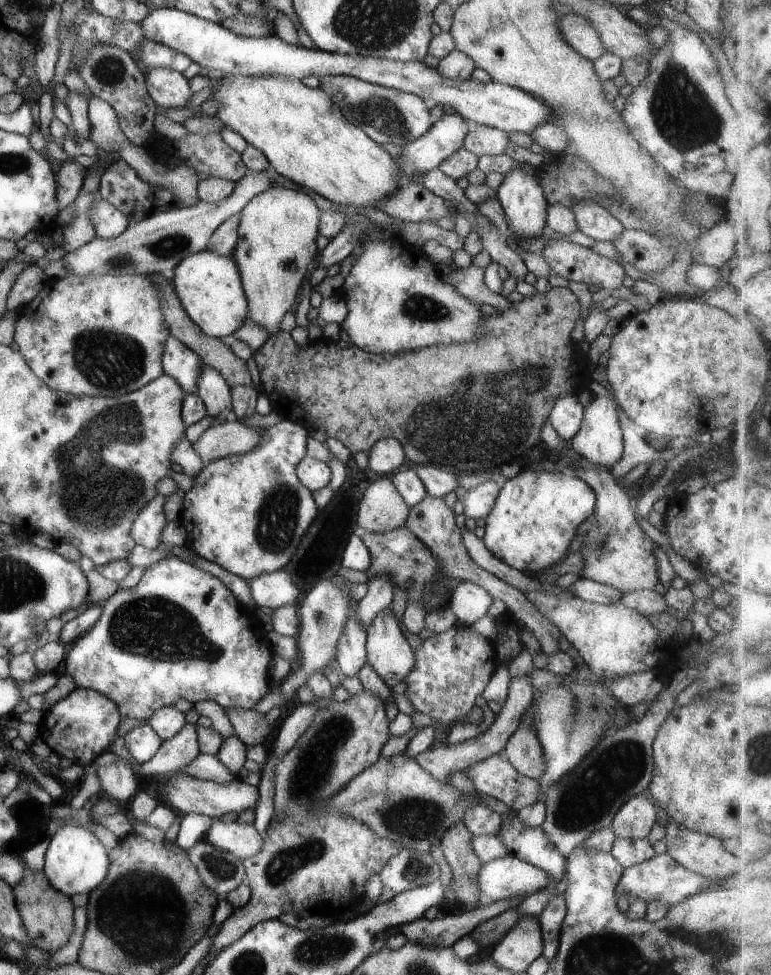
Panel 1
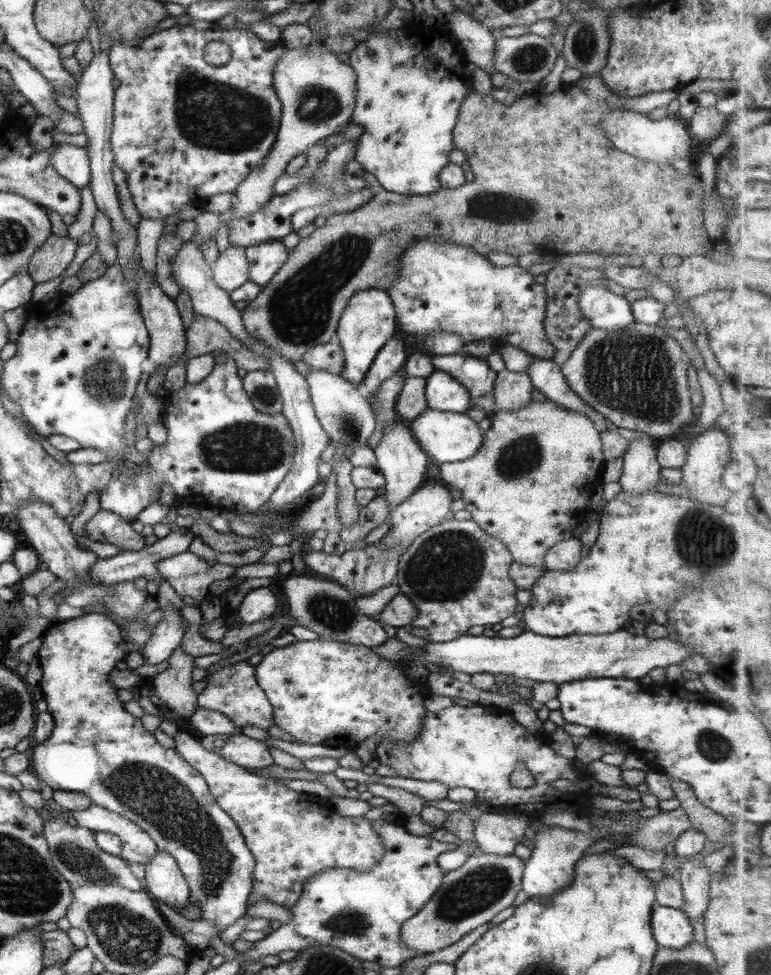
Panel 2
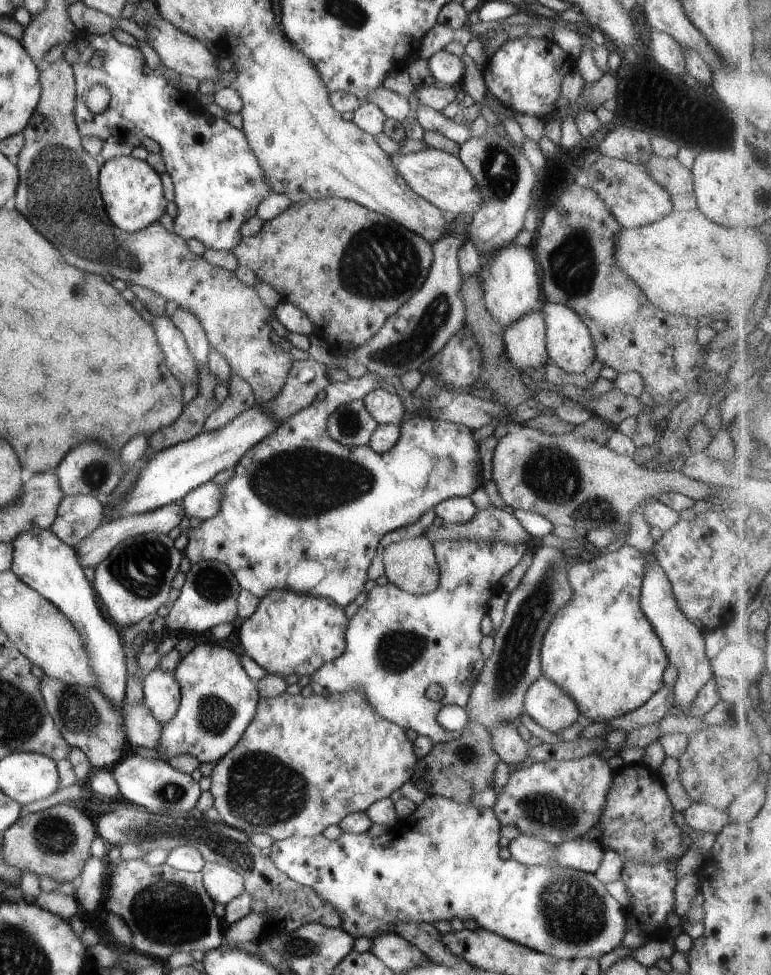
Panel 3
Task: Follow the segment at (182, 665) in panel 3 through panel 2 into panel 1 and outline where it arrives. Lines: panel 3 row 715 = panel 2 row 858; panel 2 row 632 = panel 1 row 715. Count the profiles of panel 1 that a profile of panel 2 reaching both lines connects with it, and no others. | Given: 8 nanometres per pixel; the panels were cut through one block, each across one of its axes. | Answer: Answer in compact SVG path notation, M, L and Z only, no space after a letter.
M77 687L59 702L52 703L44 715L38 736L59 757L68 758L74 765L87 767L107 752L123 720L119 708L110 698L94 690Z

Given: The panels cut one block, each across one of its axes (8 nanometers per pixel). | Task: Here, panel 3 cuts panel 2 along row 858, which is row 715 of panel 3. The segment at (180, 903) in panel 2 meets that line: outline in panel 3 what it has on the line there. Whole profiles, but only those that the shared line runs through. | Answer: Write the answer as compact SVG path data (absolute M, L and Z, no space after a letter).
M160 669L145 674L143 694L146 708L161 724L166 724L178 711L181 702L181 689L172 673Z

